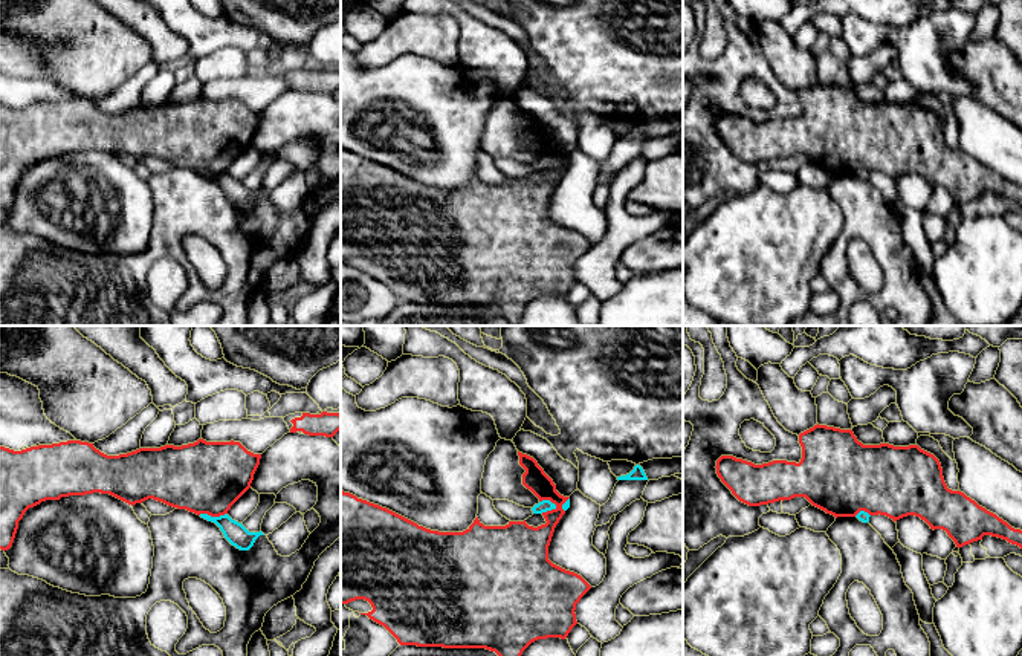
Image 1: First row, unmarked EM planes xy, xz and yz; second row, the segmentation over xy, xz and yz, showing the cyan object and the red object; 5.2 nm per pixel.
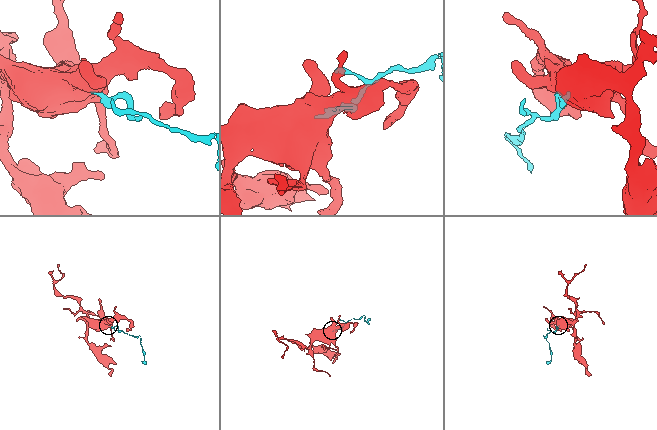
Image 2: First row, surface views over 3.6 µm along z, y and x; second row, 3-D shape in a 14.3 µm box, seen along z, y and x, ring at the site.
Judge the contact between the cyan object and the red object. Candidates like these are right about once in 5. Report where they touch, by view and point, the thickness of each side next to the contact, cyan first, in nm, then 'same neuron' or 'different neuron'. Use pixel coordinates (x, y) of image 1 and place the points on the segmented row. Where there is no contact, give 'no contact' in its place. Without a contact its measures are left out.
meets cyan in xz at (549, 509); 60 nm thick on the cyan side, 260 nm on the other; different neuron

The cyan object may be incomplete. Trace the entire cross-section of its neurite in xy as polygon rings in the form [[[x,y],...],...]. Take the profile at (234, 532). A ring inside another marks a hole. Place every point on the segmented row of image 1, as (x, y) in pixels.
[[[200,514],[200,517],[208,521],[215,523],[223,532],[225,538],[240,550],[249,550],[254,546],[255,540],[260,535],[264,535],[261,531],[249,532],[241,523],[232,520],[228,514],[220,515],[220,517]]]

